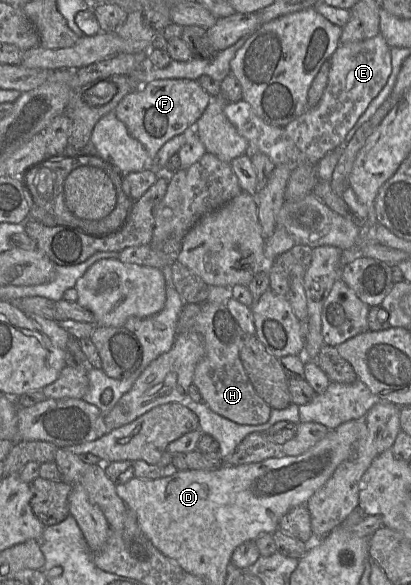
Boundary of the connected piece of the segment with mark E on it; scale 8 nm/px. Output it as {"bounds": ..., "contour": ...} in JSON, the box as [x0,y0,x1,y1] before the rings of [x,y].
{"bounds":[225,34,392,165],"contour":[[[378,34],[370,39],[340,44],[328,61],[328,82],[318,104],[286,126],[267,124],[244,99],[225,103],[225,115],[248,141],[251,152],[267,155],[275,165],[315,165],[328,153],[343,147],[348,132],[388,81],[392,71],[391,48]]]}

